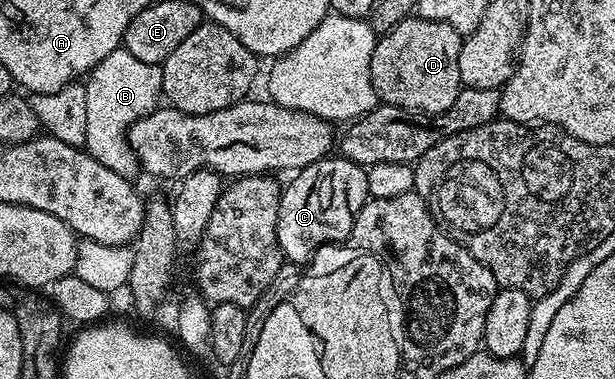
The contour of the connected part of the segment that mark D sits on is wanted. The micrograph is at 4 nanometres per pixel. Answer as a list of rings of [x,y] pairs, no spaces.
[[[417,16],[405,18],[400,24],[389,27],[383,34],[377,39],[371,60],[371,82],[377,97],[385,105],[399,106],[420,114],[439,114],[452,108],[452,104],[456,104],[456,96],[464,89],[460,80],[460,48],[464,41],[463,35],[458,34],[452,24]]]

